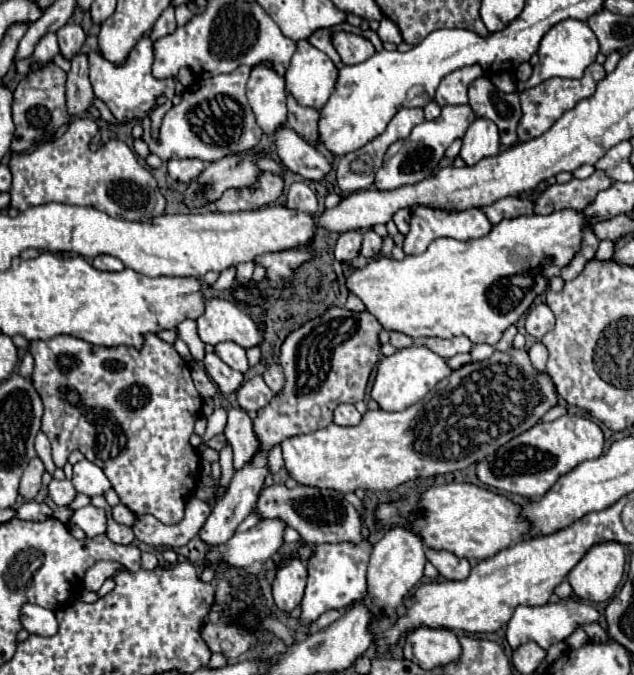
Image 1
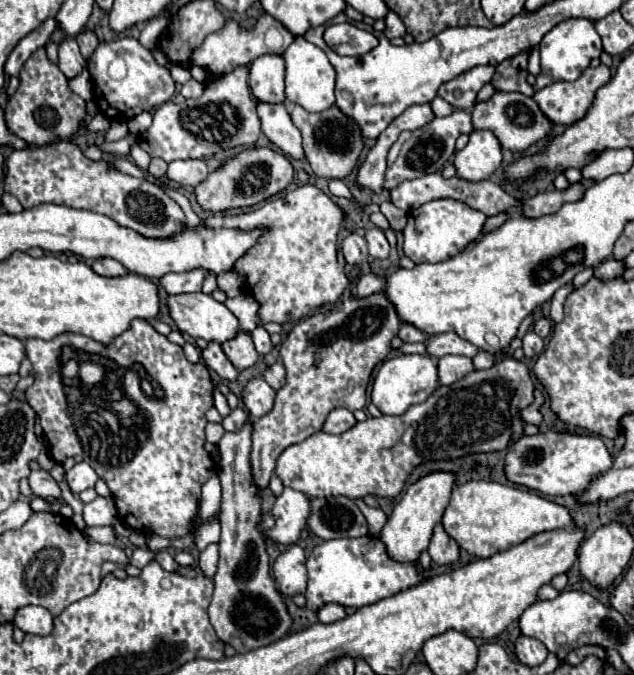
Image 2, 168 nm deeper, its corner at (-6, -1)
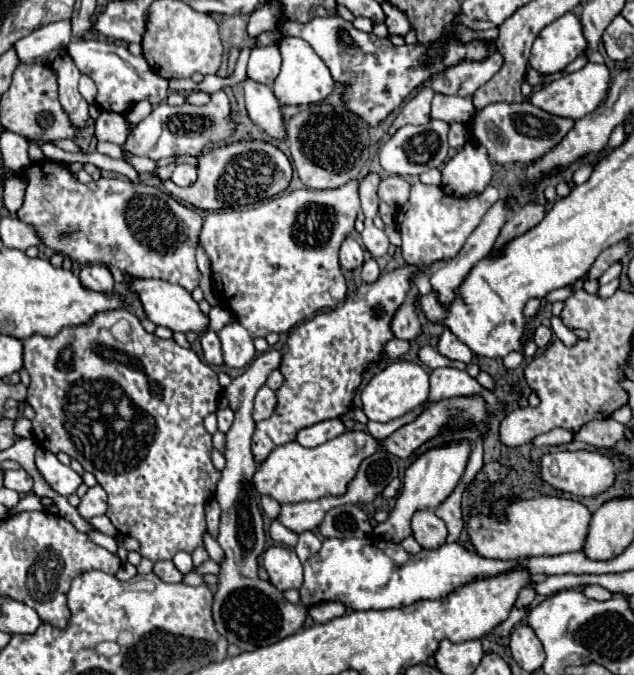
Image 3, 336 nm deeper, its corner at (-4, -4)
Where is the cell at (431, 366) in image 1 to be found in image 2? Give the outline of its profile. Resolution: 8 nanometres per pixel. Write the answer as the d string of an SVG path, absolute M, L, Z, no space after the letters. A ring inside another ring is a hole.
M398 355L380 365L372 383L372 403L384 415L404 415L412 405L424 403L438 387L436 361L428 355Z

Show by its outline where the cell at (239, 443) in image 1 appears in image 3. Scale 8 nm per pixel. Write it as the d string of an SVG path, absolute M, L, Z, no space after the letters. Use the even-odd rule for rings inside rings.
M224 408L224 410L218 410L216 416L218 416L218 430L220 430L220 432L226 432L226 430L232 426L234 412L232 412L230 408Z

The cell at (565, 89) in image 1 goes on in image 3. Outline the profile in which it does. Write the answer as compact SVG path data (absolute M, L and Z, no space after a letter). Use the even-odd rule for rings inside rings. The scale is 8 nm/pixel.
M588 62L582 70L566 74L566 76L554 80L550 84L544 84L540 90L536 90L530 96L530 102L534 106L538 106L540 110L548 112L548 114L554 114L554 116L560 116L560 118L578 120L578 118L584 118L586 114L590 114L594 108L598 108L598 104L606 98L608 84L610 84L608 68L604 64Z

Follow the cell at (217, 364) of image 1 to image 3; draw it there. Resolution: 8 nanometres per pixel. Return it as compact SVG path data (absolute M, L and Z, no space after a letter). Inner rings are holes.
M204 332L202 334L202 350L204 350L204 358L210 366L222 366L222 348L220 348L220 340L216 336L216 332Z

